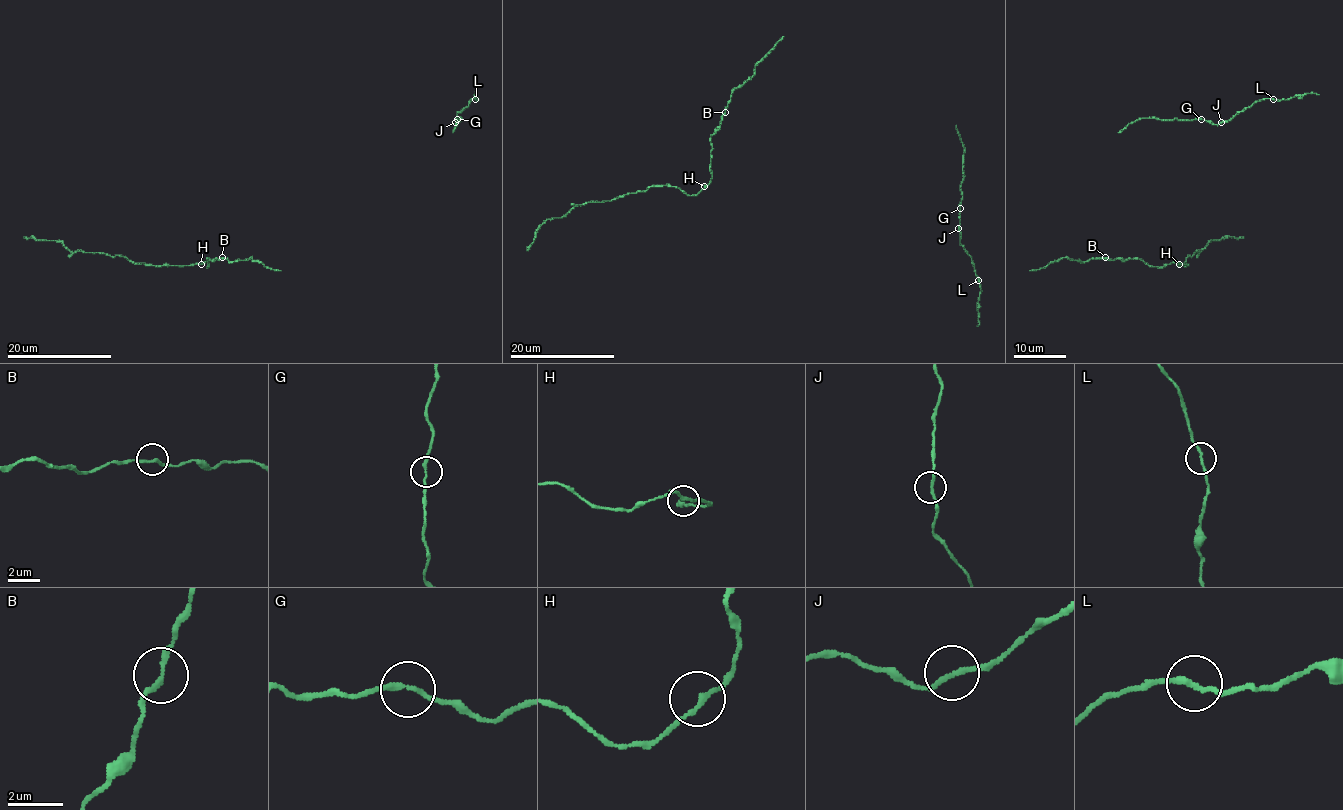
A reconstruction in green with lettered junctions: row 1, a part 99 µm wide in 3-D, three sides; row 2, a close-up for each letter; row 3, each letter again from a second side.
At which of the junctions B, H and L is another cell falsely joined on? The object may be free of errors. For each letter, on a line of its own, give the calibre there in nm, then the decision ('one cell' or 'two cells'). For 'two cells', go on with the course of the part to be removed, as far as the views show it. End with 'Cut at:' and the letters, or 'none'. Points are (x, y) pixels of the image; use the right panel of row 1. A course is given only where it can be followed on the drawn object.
B: calibre 180 nm; one cell
H: calibre 170 nm; one cell
L: calibre 180 nm; one cell
Cut at: none

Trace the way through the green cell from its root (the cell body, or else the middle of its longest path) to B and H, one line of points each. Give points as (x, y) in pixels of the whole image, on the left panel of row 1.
B: (278, 269), (266, 268), (251, 257), (235, 261), (222, 257)
H: (278, 269), (266, 268), (251, 257), (235, 261), (208, 259), (208, 267), (206, 261), (201, 264)

